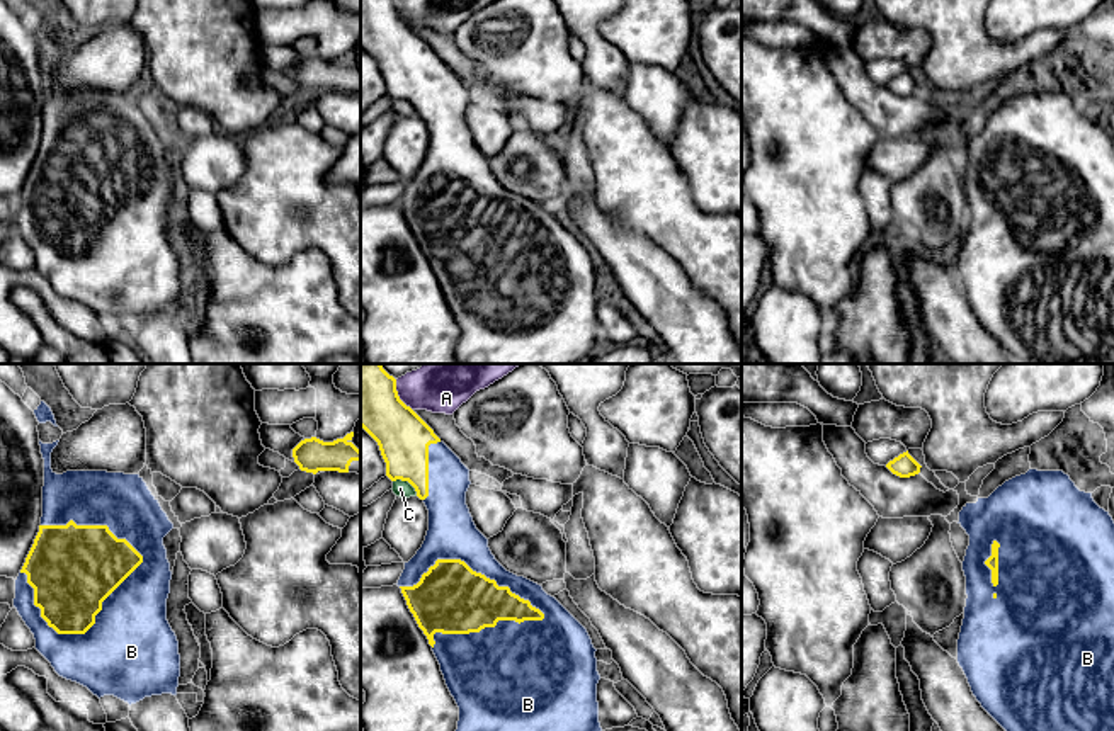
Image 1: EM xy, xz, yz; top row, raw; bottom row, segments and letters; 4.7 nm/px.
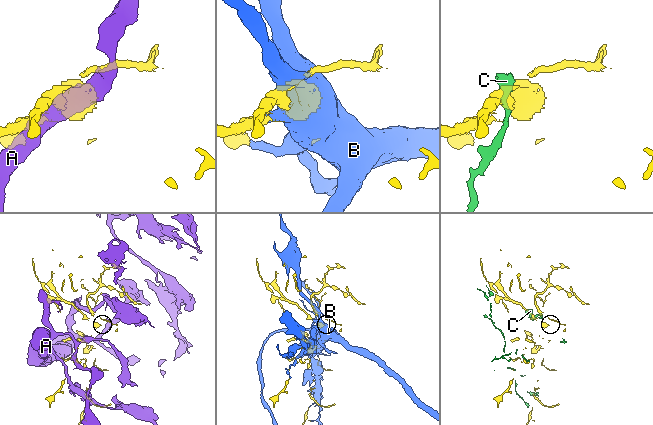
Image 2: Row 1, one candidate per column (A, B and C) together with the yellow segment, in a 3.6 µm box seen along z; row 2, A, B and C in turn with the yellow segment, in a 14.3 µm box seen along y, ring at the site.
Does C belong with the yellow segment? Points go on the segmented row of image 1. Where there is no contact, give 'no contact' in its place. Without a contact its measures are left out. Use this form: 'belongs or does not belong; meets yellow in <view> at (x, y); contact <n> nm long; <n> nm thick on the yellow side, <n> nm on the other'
does not belong; meets yellow in xz at (407, 480); contact 140 nm long; 240 nm thick on the yellow side, 80 nm on the other

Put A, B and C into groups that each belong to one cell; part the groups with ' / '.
A / B / C

